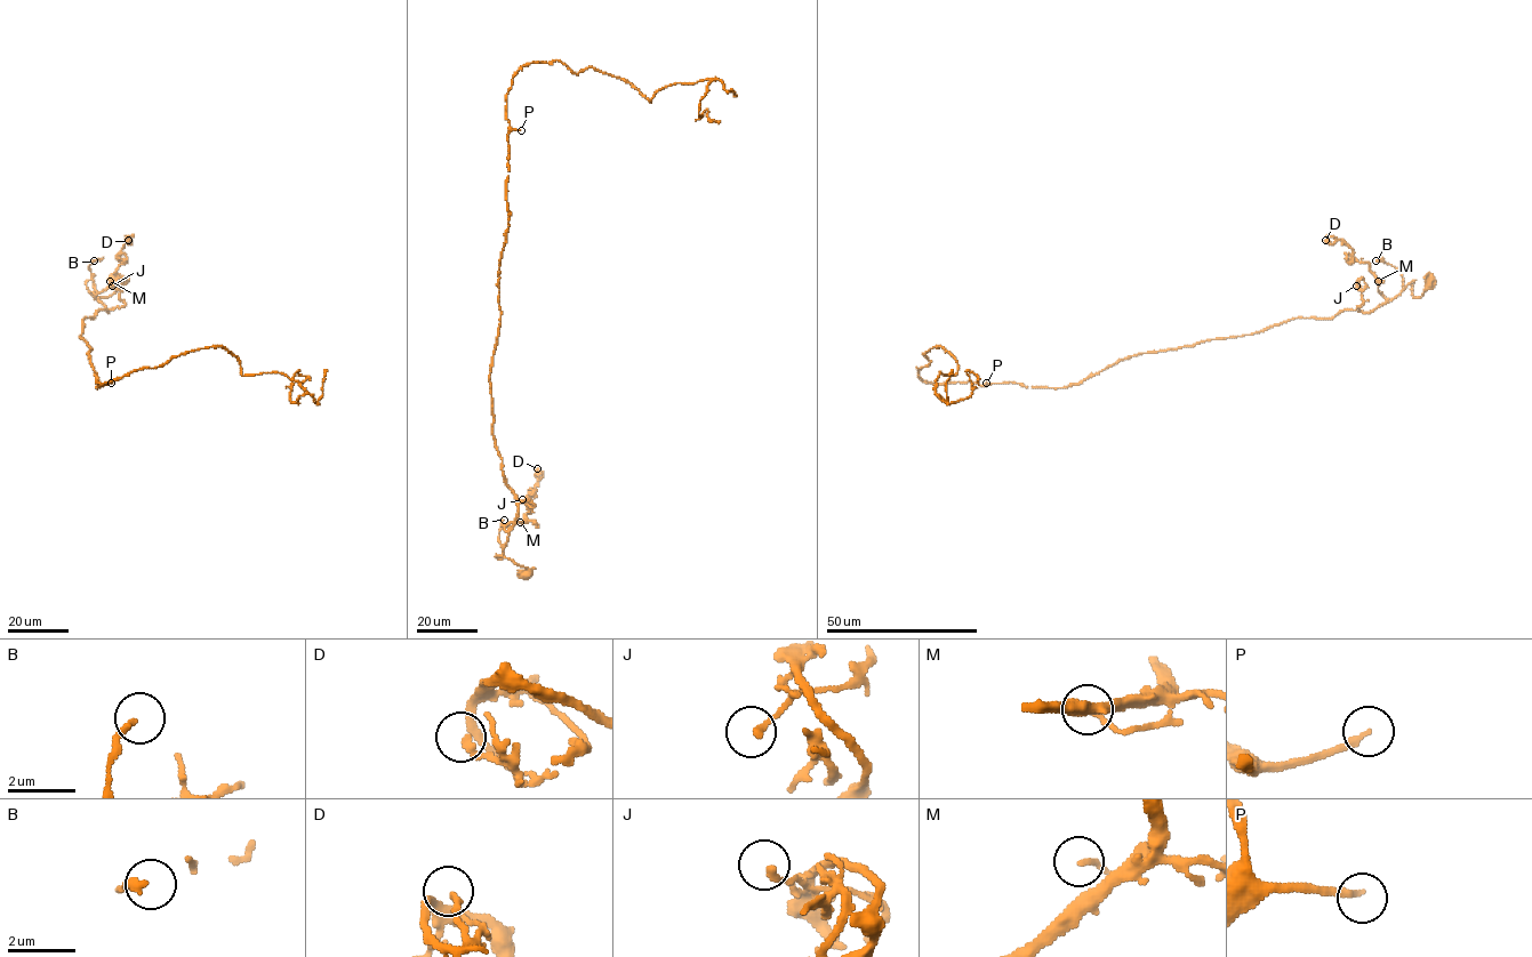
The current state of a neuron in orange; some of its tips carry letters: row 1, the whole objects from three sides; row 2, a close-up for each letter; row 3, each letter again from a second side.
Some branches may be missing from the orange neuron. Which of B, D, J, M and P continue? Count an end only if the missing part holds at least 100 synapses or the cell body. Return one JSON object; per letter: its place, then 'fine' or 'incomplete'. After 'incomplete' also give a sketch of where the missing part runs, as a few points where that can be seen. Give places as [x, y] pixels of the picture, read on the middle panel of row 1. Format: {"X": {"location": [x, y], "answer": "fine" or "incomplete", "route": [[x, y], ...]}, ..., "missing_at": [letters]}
{"B": {"location": [504, 520], "answer": "fine"}, "D": {"location": [537, 468], "answer": "fine"}, "J": {"location": [522, 499], "answer": "fine"}, "M": {"location": [520, 522], "answer": "fine"}, "P": {"location": [521, 130], "answer": "incomplete", "route": [[521, 130], [563, 130], [570, 143], [550, 170], [571, 175], [580, 203], [555, 215]]}, "missing_at": ["P"]}

